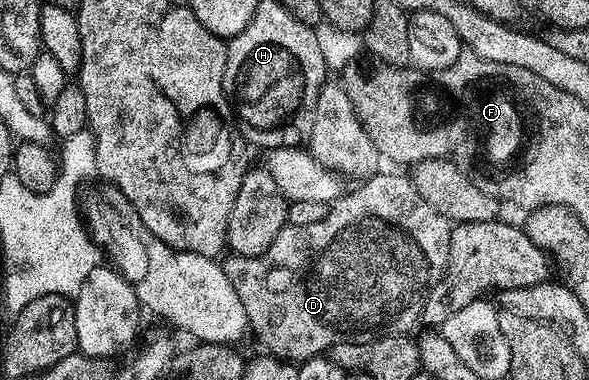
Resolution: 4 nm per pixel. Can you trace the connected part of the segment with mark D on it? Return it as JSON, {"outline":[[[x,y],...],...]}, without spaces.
{"outline":[[[374,174],[358,186],[354,192],[346,191],[337,197],[329,205],[329,212],[322,220],[307,222],[307,226],[286,223],[279,230],[267,250],[263,250],[258,256],[234,256],[226,255],[223,260],[225,274],[230,285],[238,296],[238,301],[243,304],[248,320],[248,331],[266,348],[268,355],[280,358],[286,362],[304,362],[313,356],[322,355],[326,350],[332,349],[333,345],[340,340],[371,340],[379,336],[396,336],[408,333],[409,327],[415,325],[421,318],[421,307],[431,290],[441,281],[445,275],[445,269],[449,267],[449,229],[451,221],[439,210],[427,206],[423,198],[415,190],[412,179],[403,176],[381,176]]]}

